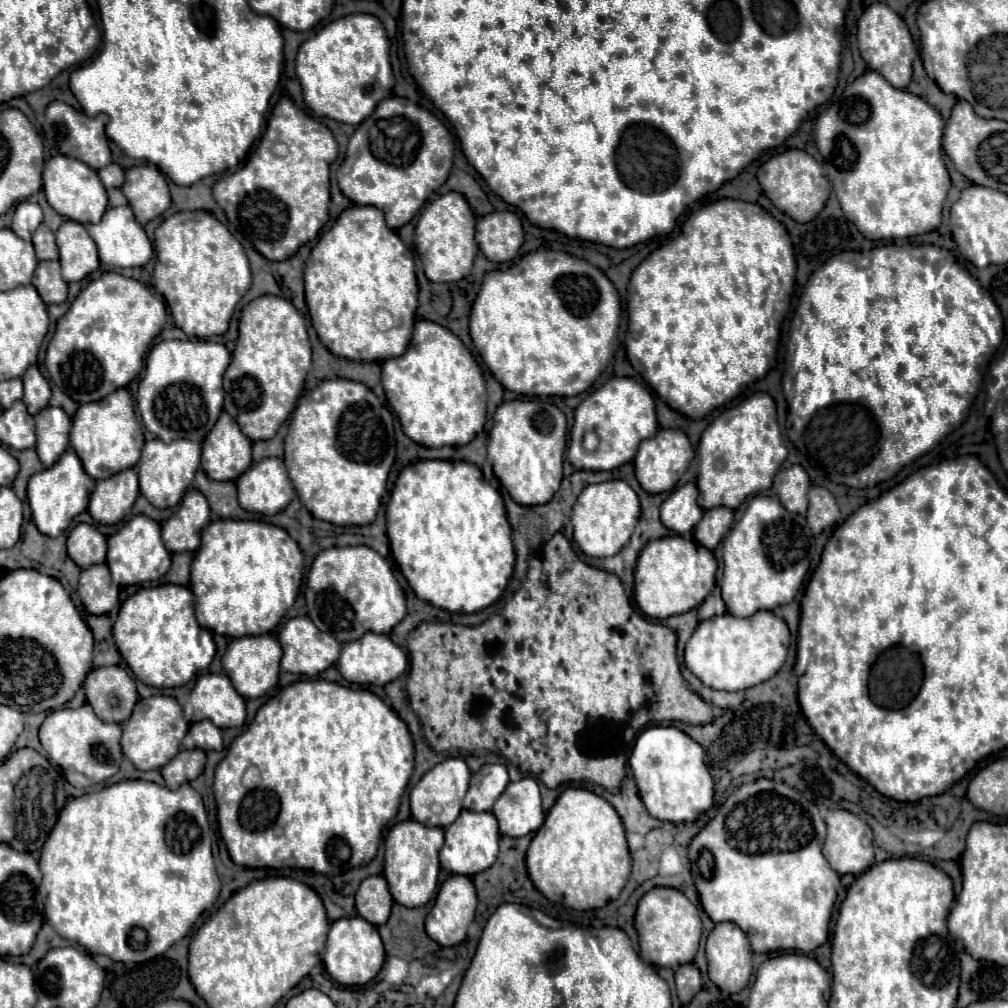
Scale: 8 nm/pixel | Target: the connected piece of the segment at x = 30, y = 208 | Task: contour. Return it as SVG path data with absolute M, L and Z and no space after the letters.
M22 201L16 211L14 211L14 219L12 219L12 231L22 237L24 241L30 241L34 229L42 223L42 209L38 203L32 201Z

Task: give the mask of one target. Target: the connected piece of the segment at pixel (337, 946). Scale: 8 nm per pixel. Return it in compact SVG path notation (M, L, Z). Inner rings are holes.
M346 917L338 919L330 925L326 953L324 953L324 967L326 971L340 983L340 985L364 985L374 979L384 963L384 945L378 935L378 929L362 917Z

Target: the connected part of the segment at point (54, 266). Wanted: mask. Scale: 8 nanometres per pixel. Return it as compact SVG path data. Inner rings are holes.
M40 261L36 267L32 285L36 287L36 291L40 293L40 297L46 305L66 301L68 285L60 275L60 263L58 261Z

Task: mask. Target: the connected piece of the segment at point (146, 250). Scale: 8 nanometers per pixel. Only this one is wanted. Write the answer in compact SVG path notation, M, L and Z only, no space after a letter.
M108 207L102 221L96 225L86 225L86 231L90 233L90 237L96 241L98 245L98 257L104 265L112 265L112 267L142 267L146 265L152 255L152 243L146 235L146 231L142 229L142 225L138 225L138 221L134 221L134 213L130 207Z

